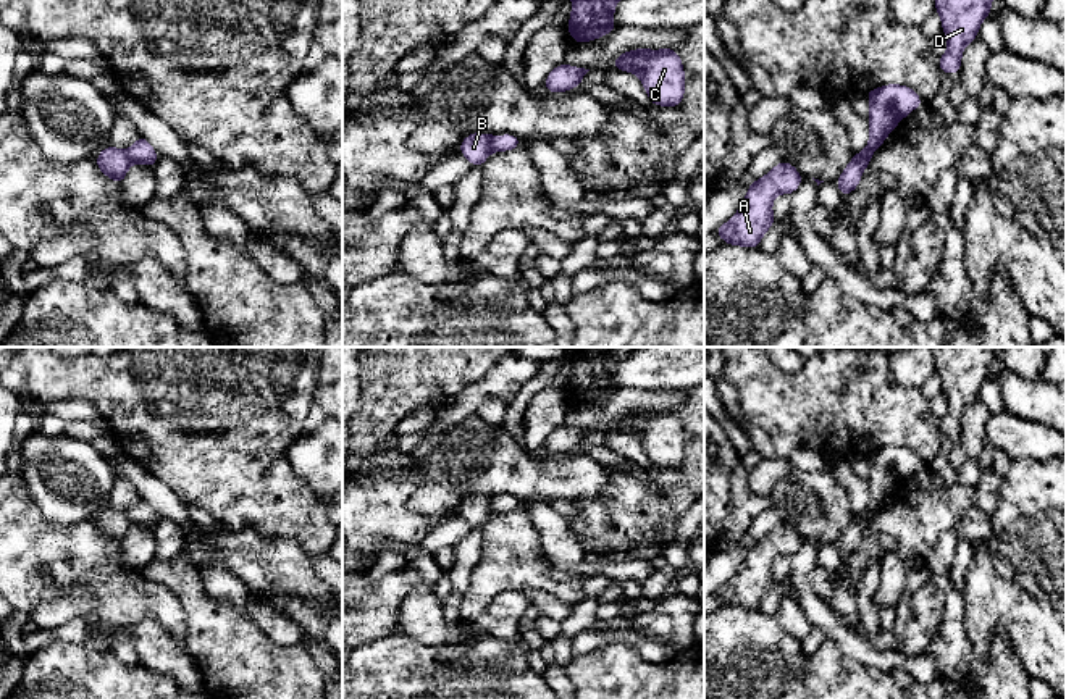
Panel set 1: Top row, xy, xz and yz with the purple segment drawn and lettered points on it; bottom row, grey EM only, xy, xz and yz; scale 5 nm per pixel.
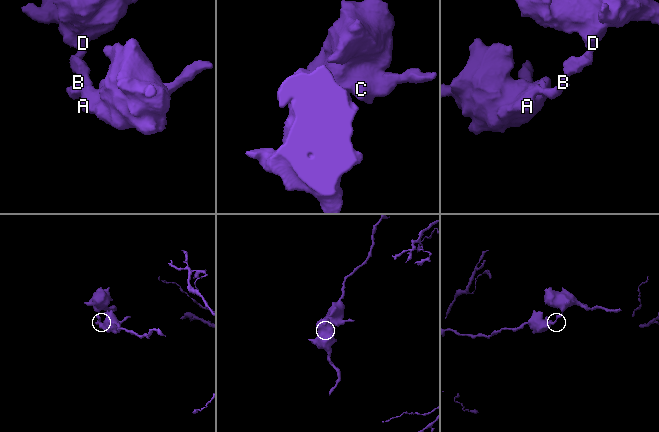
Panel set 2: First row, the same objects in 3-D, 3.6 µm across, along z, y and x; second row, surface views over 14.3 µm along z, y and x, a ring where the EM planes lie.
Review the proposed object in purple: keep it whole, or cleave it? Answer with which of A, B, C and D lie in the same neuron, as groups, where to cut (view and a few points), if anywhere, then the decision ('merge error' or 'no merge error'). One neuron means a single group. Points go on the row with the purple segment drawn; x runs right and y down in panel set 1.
A B C / D | xz (493, 136), (490, 150) | merge error

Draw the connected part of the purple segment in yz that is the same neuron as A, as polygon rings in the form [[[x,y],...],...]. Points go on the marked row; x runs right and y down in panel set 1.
[[[777,163],[766,176],[751,182],[738,211],[714,236],[727,245],[758,249],[767,229],[777,223],[772,202],[779,194],[791,195],[803,182],[798,170],[788,163]]]

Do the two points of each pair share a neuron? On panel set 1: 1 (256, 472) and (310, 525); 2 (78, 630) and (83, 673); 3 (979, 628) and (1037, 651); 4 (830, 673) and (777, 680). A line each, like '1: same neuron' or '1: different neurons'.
1: same neuron
2: different neurons
3: same neuron
4: different neurons

